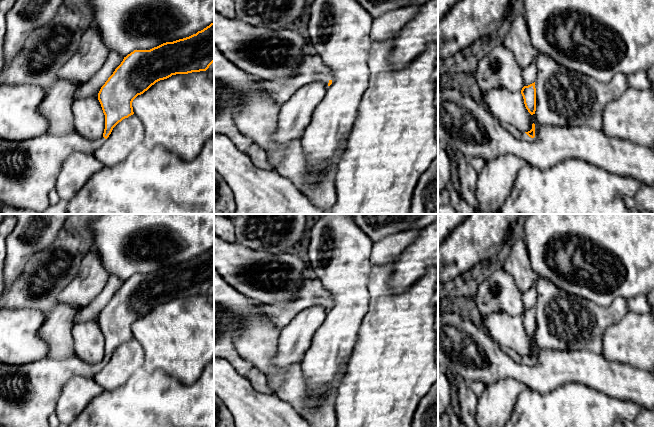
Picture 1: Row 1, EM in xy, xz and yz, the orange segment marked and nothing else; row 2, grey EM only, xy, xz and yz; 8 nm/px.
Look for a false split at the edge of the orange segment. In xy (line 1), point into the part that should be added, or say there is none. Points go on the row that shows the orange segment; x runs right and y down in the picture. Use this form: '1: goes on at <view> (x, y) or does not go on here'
1: goes on at xy (29, 168)

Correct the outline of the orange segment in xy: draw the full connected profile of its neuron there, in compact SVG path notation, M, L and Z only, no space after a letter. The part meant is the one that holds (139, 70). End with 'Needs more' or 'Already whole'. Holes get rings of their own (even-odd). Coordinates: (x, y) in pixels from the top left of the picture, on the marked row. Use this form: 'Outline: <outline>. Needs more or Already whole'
Outline: M214 22L189 37L166 42L150 50L134 50L124 57L98 93L105 115L102 137L90 140L73 132L63 136L43 134L21 141L0 138L0 202L43 214L50 205L49 194L55 188L61 166L69 155L75 152L93 154L119 122L134 114L133 100L156 82L176 74L206 71L213 62Z. Needs more

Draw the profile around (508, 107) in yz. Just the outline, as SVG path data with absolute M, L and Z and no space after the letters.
M496 88L481 94L490 112L501 122L513 125L522 132L530 131L534 123L536 133L540 124L536 114L531 115L526 109L521 92Z

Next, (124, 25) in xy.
M89 0L95 11L90 27L97 30L110 51L123 57L134 50L150 50L166 42L189 37L214 22L214 0Z

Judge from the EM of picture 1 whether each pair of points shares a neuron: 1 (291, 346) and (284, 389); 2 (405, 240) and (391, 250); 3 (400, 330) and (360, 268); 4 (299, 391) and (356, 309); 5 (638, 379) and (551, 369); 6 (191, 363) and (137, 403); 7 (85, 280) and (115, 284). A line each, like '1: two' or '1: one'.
1: two
2: one
3: two
4: two
5: one
6: two
7: two

